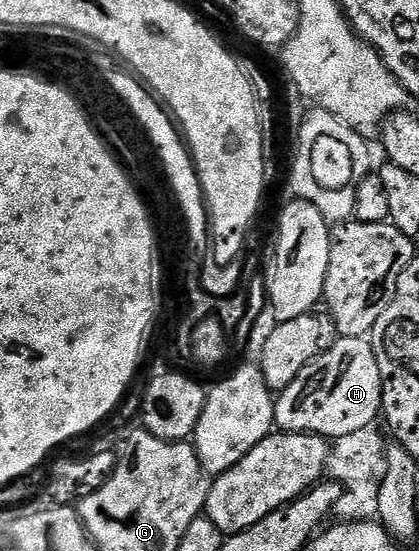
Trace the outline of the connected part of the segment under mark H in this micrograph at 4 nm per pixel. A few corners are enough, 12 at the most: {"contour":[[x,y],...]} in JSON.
{"contour":[[338,337],[276,395],[286,434],[336,440],[377,422],[368,337]]}

